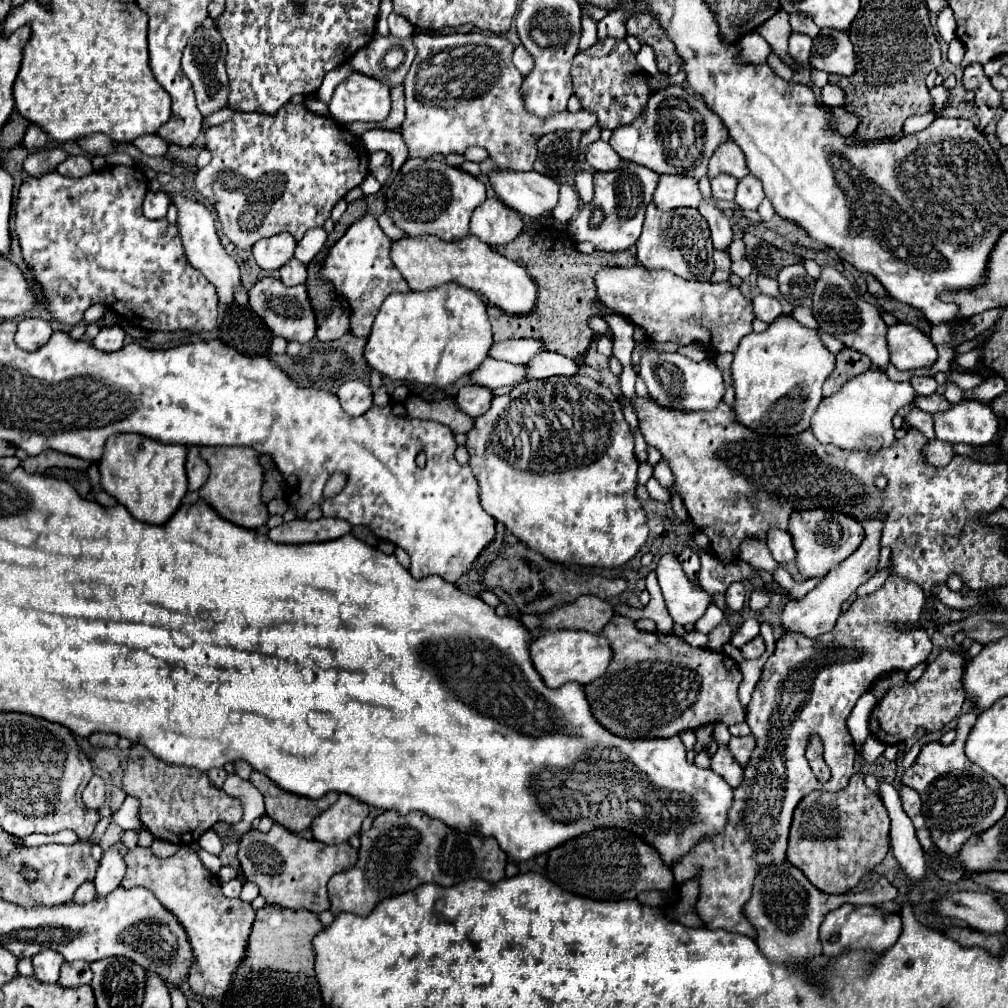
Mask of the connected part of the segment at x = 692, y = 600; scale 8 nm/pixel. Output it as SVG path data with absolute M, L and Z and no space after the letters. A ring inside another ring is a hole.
M666 554L656 568L658 582L664 594L666 608L676 624L696 622L712 602L708 592L700 586L692 586L686 578L676 554Z

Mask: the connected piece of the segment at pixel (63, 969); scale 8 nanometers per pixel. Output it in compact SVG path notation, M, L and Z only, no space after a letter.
M76 960L76 962L64 962L60 966L60 986L84 986L90 984L92 980L92 970L90 964L84 960Z

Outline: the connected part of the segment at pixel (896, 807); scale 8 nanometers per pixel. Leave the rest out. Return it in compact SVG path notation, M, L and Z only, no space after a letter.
M886 776L878 778L878 786L880 786L878 794L880 794L880 798L890 814L890 820L892 820L890 844L892 844L894 856L900 862L900 866L904 868L908 880L918 882L926 876L926 858L924 858L924 850L922 850L920 842L916 840L912 820L904 812L900 796Z

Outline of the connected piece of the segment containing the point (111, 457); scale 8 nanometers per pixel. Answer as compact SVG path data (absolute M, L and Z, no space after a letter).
M114 434L106 440L106 450L98 462L100 484L110 496L114 496L122 506L126 506L126 510L136 520L160 526L170 520L170 516L182 504L184 494L188 492L188 480L186 480L186 468L184 468L186 454L188 450L182 444L162 444L158 440L152 440L140 434Z

